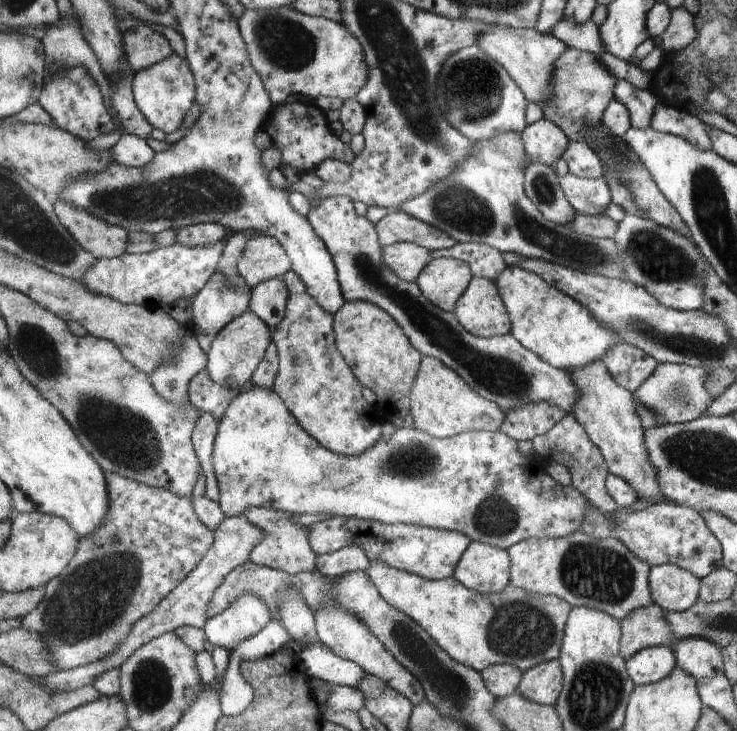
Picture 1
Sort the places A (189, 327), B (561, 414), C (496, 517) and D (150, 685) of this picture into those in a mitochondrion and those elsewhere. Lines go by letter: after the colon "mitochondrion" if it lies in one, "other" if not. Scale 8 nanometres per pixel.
A: other
B: other
C: mitochondrion
D: mitochondrion

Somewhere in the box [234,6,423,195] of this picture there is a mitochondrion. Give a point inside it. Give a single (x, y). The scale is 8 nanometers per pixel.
(284, 44)

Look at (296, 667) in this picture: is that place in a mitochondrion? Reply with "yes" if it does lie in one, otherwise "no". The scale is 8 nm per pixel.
no

